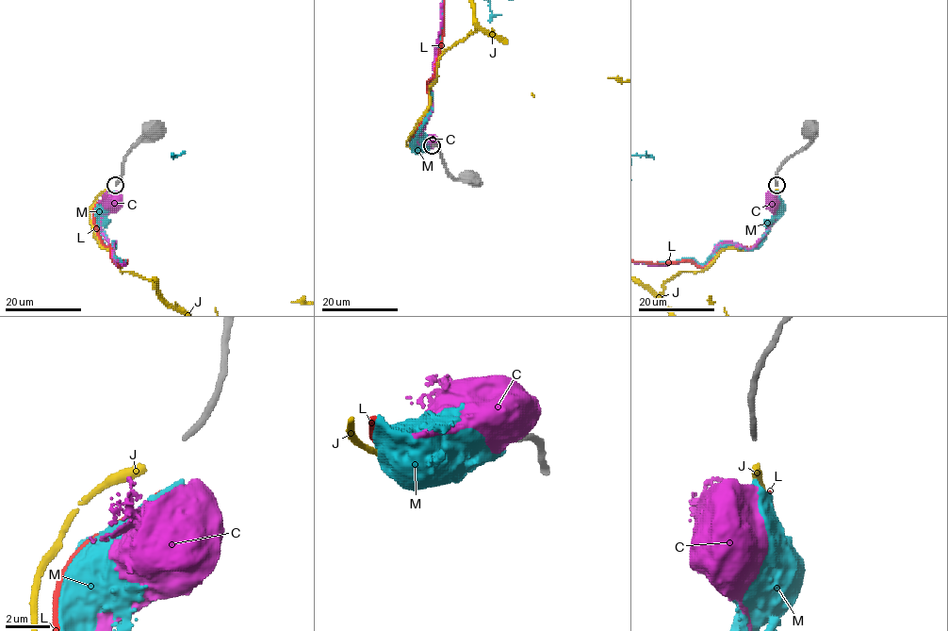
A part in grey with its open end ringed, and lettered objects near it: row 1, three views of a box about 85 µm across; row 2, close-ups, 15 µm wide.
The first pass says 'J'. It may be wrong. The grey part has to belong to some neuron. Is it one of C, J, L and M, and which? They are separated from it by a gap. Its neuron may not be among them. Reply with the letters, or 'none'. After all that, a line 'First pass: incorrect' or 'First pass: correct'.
J
First pass: correct

